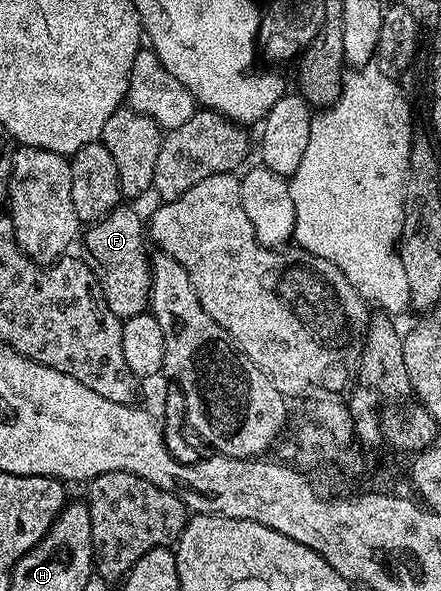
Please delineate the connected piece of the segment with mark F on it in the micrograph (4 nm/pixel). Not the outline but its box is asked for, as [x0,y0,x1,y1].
[81,206,151,321]

